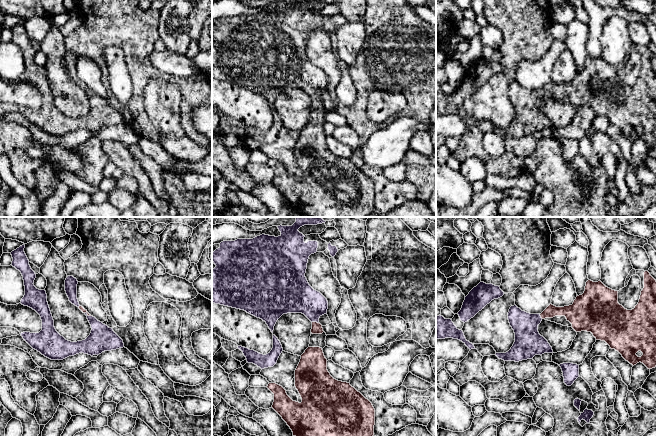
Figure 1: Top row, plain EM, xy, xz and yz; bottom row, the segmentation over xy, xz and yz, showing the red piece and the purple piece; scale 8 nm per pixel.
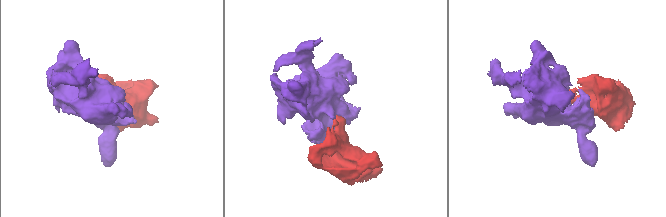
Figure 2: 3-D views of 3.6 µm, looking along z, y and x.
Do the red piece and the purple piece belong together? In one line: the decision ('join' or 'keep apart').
join

